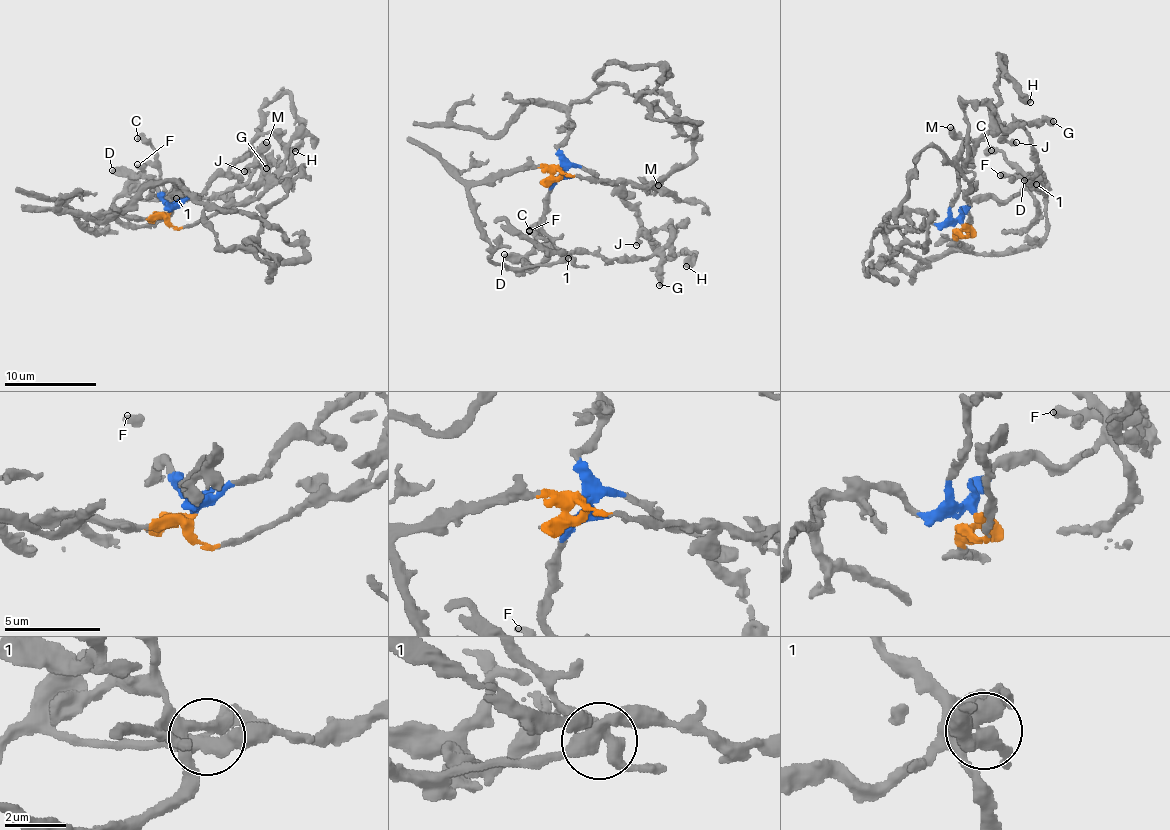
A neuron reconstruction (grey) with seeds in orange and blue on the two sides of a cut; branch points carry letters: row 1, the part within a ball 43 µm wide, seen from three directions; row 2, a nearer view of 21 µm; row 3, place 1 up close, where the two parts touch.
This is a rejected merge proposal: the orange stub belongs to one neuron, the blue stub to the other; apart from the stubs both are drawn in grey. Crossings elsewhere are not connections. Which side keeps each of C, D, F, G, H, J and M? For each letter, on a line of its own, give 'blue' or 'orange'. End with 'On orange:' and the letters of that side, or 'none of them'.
C: blue
D: orange
F: orange
G: orange
H: blue
J: blue
M: orange
On orange: D, F, G, M

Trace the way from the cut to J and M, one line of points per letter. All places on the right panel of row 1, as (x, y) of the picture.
J: (962, 223), (951, 214), (958, 172), (991, 132), (1003, 128), (1007, 139), (1016, 143)
M: (962, 223), (960, 232), (965, 235), (968, 192), (972, 177), (961, 155), (959, 138), (949, 127)

